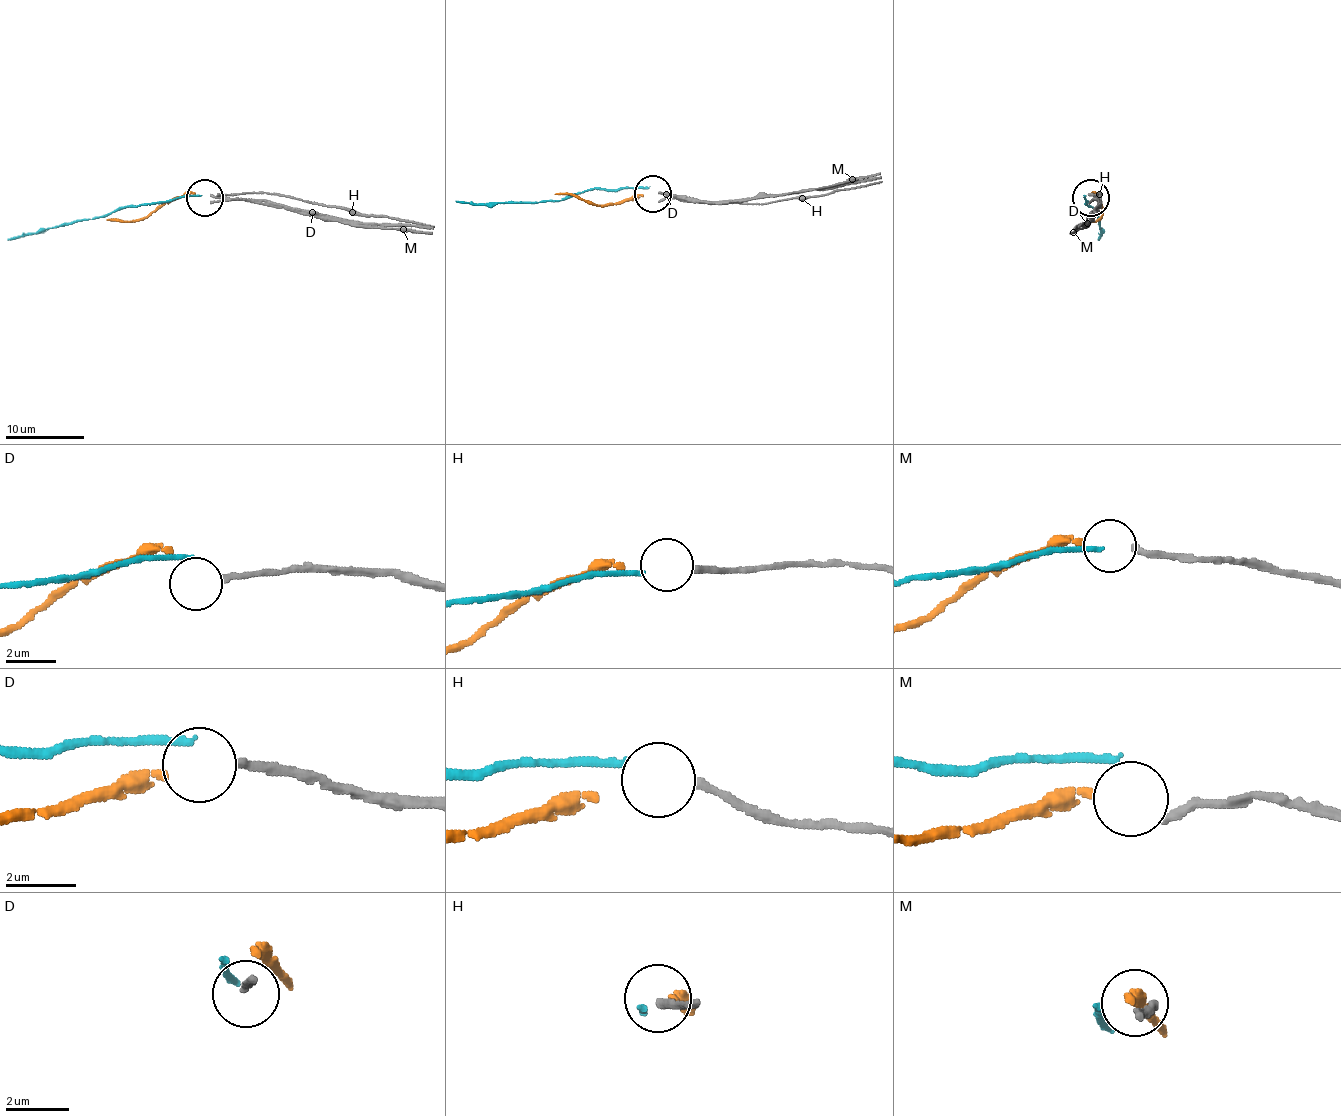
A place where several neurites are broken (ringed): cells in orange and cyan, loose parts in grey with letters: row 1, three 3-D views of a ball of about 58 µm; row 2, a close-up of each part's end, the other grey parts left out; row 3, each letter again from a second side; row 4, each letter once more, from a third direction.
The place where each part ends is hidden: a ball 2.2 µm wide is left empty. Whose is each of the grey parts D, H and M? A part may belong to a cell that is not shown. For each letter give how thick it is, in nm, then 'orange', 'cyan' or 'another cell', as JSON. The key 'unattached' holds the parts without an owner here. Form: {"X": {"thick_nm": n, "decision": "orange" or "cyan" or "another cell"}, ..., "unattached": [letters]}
{"D": {"thick_nm": 240, "decision": "another cell"}, "H": {"thick_nm": 240, "decision": "cyan"}, "M": {"thick_nm": 240, "decision": "orange"}, "unattached": ["D"]}

